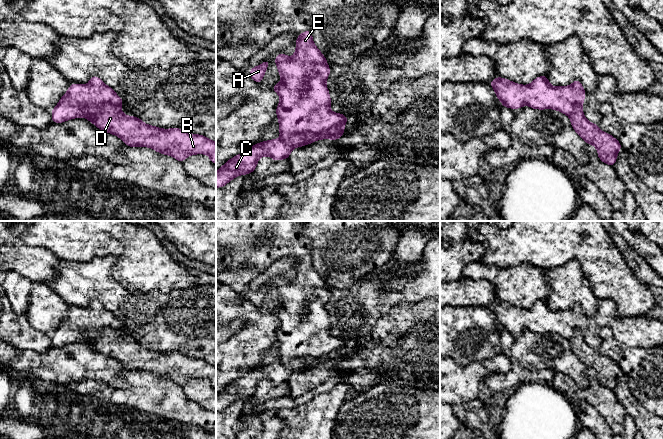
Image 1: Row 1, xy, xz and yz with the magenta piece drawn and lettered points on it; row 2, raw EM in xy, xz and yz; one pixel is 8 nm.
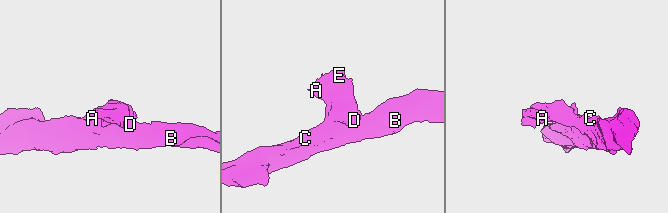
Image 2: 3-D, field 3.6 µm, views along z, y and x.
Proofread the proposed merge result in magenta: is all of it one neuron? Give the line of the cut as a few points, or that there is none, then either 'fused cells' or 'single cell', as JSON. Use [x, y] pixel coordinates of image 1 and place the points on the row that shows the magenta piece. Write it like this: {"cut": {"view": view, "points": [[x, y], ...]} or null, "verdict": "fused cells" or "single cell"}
{"cut": {"view": "xz", "points": [[343, 126], [332, 126], [322, 136]]}, "verdict": "fused cells"}

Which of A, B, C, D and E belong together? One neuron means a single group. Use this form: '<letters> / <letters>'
A E / B C D

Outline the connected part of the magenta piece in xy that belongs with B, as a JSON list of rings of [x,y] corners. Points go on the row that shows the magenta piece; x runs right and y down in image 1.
[[[111,104],[103,105],[96,114],[86,113],[83,117],[100,130],[118,136],[130,147],[149,147],[156,152],[172,156],[180,162],[183,162],[190,155],[206,154],[211,162],[216,164],[216,142],[203,135],[190,134],[180,128],[162,129],[147,125],[135,116],[125,115],[119,106]]]

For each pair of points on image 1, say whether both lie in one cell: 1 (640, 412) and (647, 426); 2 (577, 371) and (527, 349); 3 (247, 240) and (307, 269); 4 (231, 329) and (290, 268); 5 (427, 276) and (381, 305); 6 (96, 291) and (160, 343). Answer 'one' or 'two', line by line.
1: one
2: one
3: one
4: two
5: one
6: one

